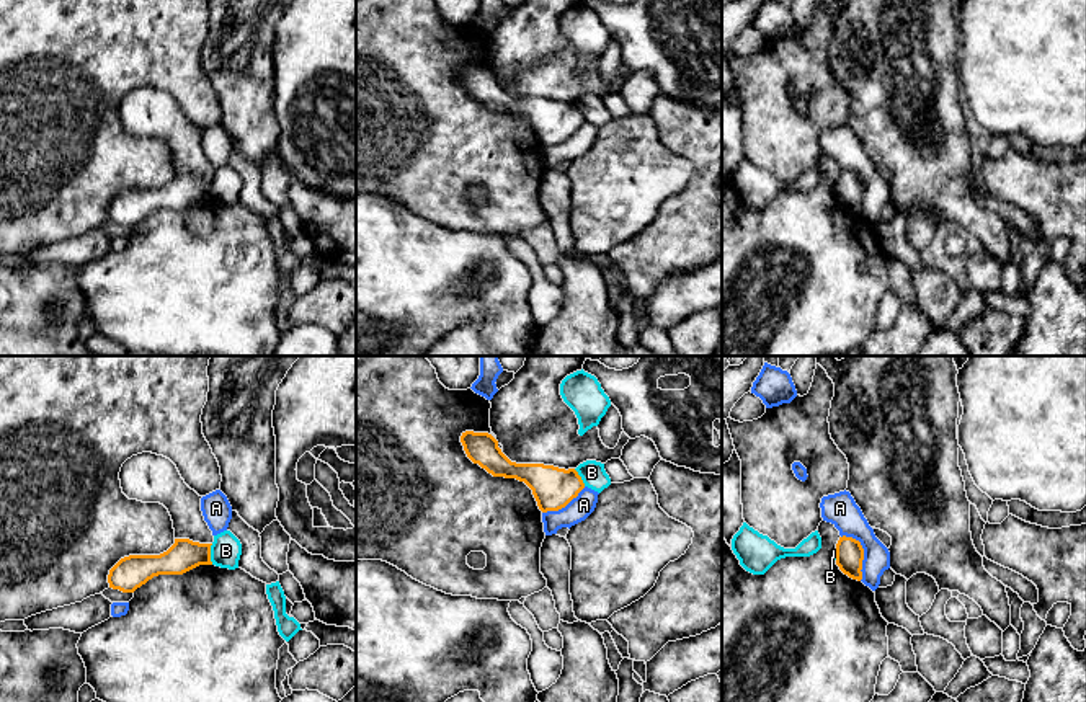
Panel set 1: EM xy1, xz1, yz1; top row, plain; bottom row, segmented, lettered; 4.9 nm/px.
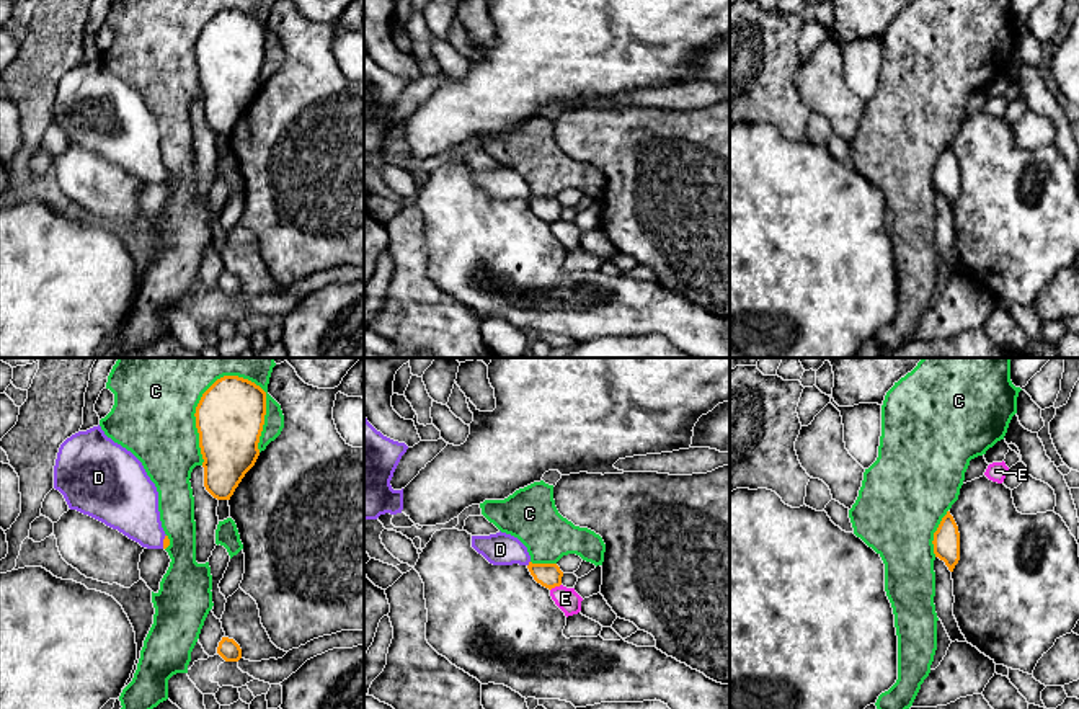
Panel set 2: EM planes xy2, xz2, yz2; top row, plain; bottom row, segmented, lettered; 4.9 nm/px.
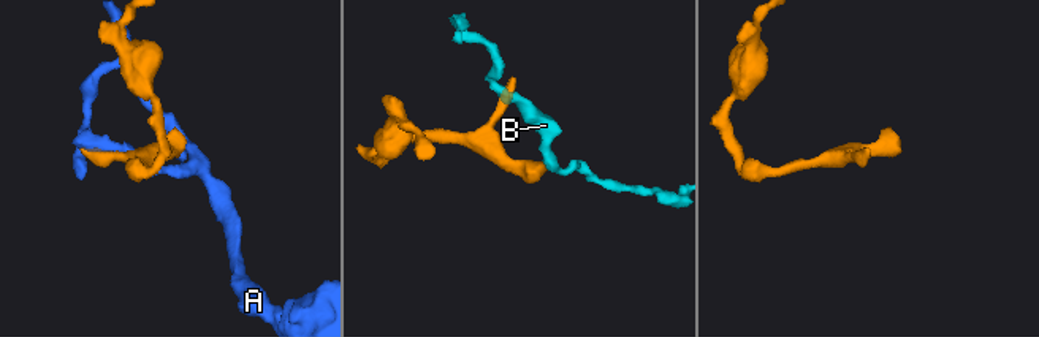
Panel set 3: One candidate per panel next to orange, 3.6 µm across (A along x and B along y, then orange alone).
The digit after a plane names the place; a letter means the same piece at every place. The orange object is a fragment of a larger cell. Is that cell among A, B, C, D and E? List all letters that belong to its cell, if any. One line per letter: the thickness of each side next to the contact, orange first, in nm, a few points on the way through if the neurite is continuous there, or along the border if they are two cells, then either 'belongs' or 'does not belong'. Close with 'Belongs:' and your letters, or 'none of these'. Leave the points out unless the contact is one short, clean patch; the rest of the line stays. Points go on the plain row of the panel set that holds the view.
A: 140 nm thick on the orange side, 160 nm on the other; does not belong
B: 160 nm thick on the orange side, 150 nm on the other; border along xy1 (213, 178), (211, 198); does not belong
C: 340 nm thick on the orange side, 400 nm on the other; does not belong
D: 120 nm thick on the orange side, 160 nm on the other; runs through xz2 (549, 209), (529, 198), (519, 188), (500, 183); belongs
E: 120 nm thick on the orange side, 110 nm on the other; border along xz2 (560, 218), (550, 224); does not belong
Belongs: D

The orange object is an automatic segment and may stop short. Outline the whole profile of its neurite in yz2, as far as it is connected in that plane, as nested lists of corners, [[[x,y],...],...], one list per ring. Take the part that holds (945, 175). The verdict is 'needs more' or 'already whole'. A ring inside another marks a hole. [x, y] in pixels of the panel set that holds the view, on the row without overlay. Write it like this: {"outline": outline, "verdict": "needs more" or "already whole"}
{"outline": [[[947,145],[934,167],[932,178],[935,191],[944,194],[948,204],[953,206],[960,194],[960,167],[950,145]]], "verdict": "already whole"}

